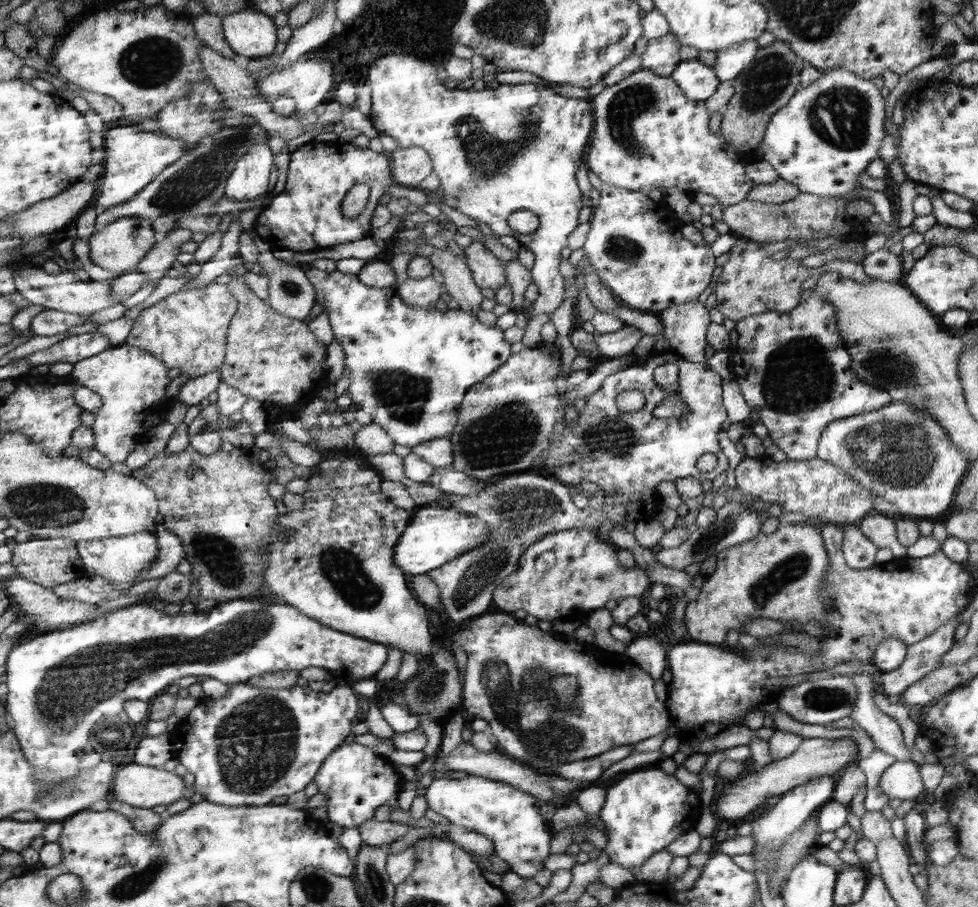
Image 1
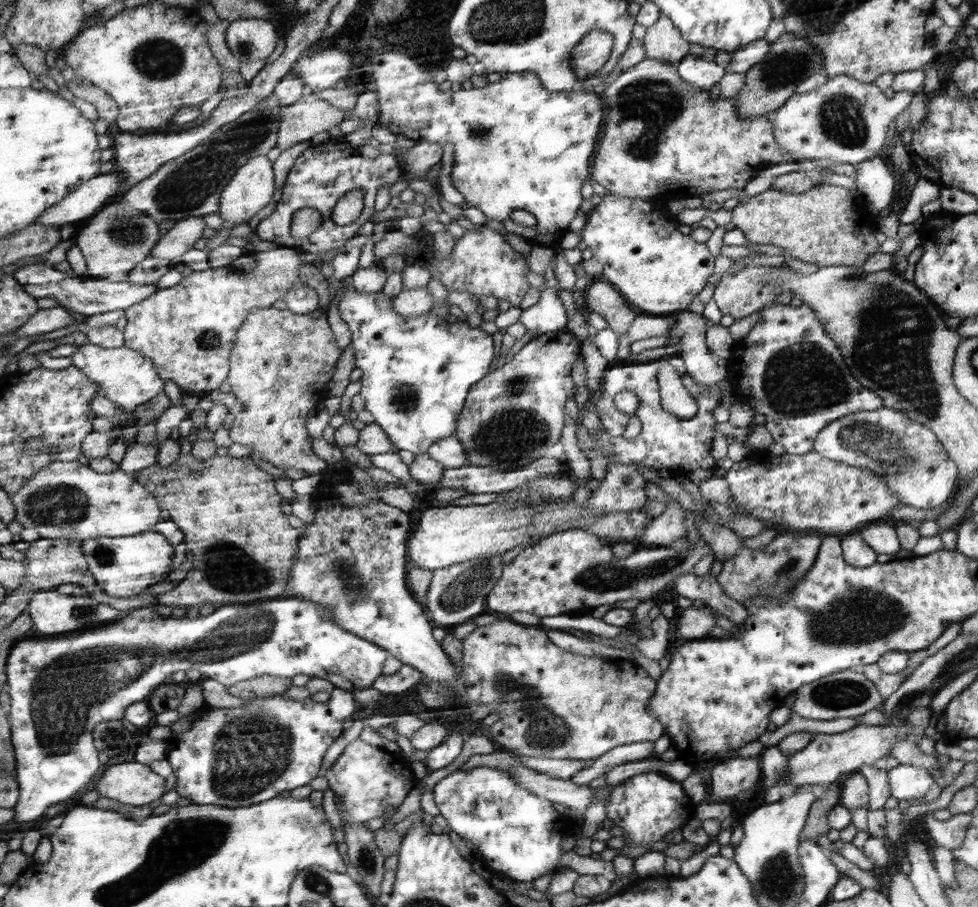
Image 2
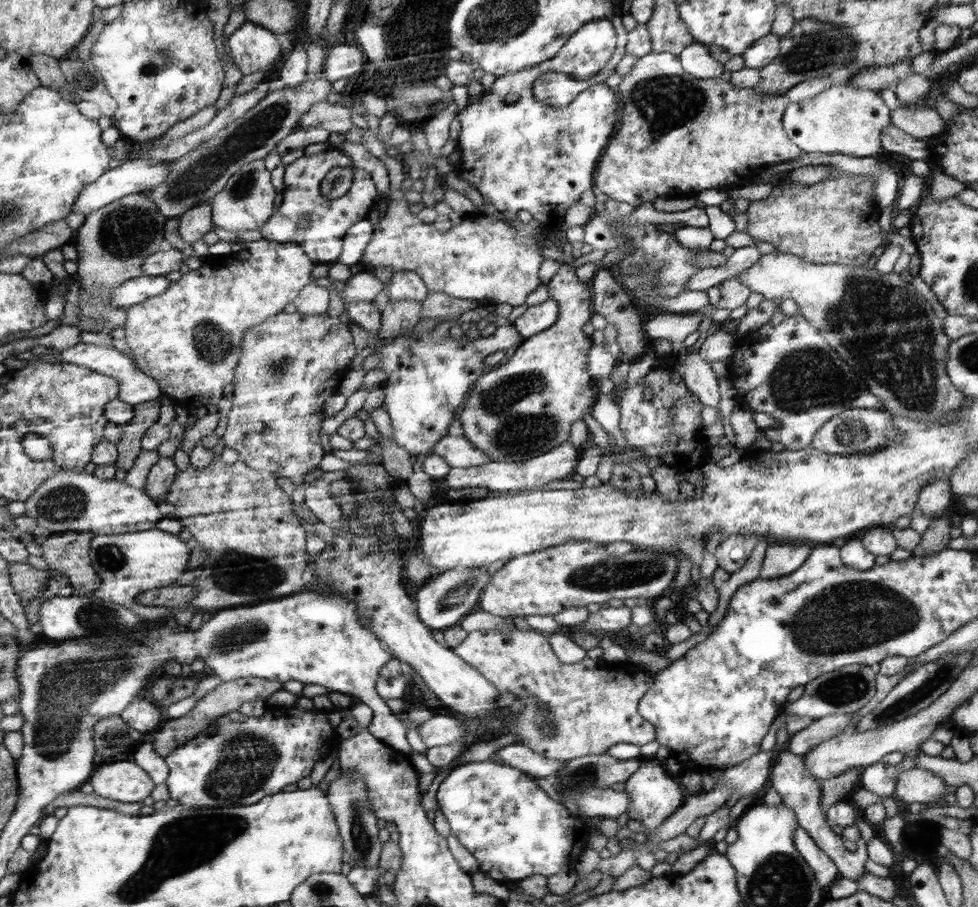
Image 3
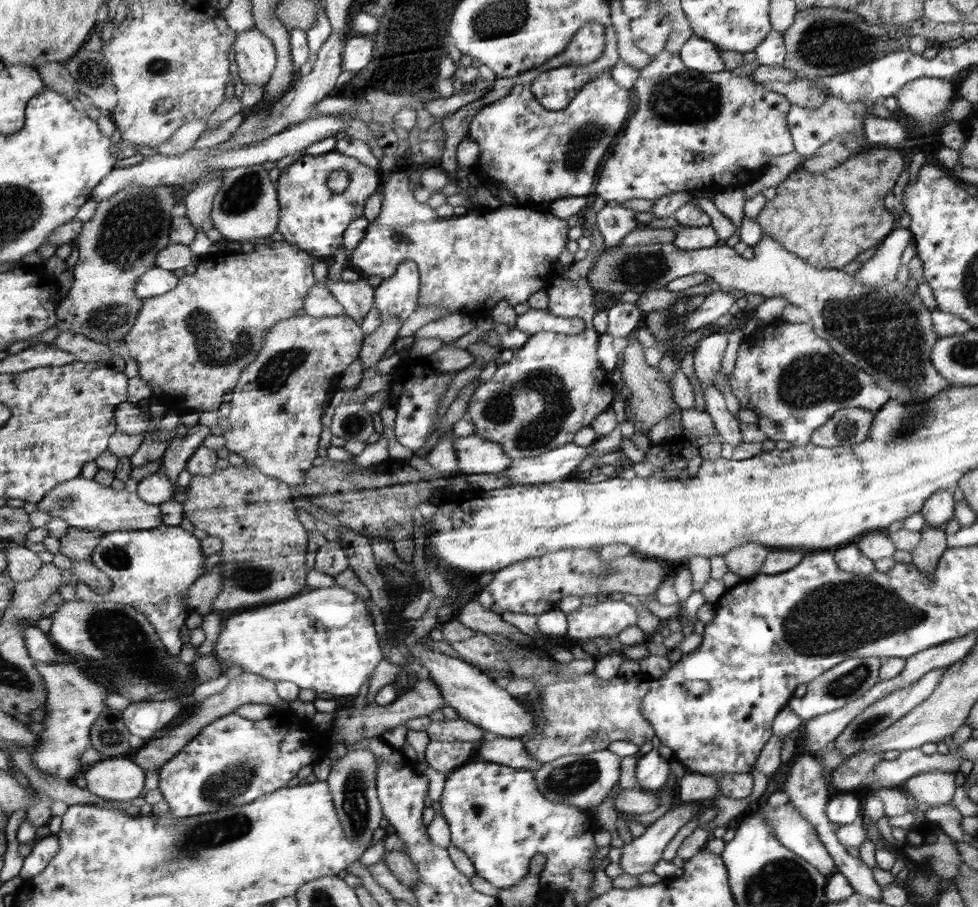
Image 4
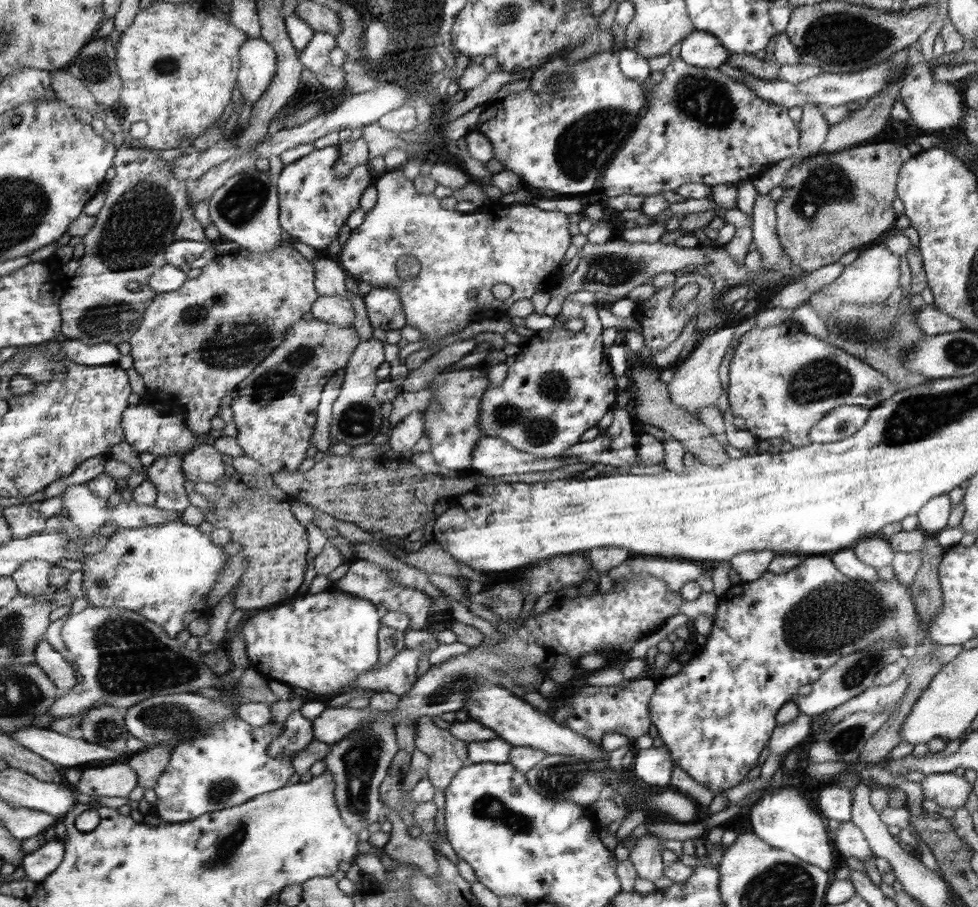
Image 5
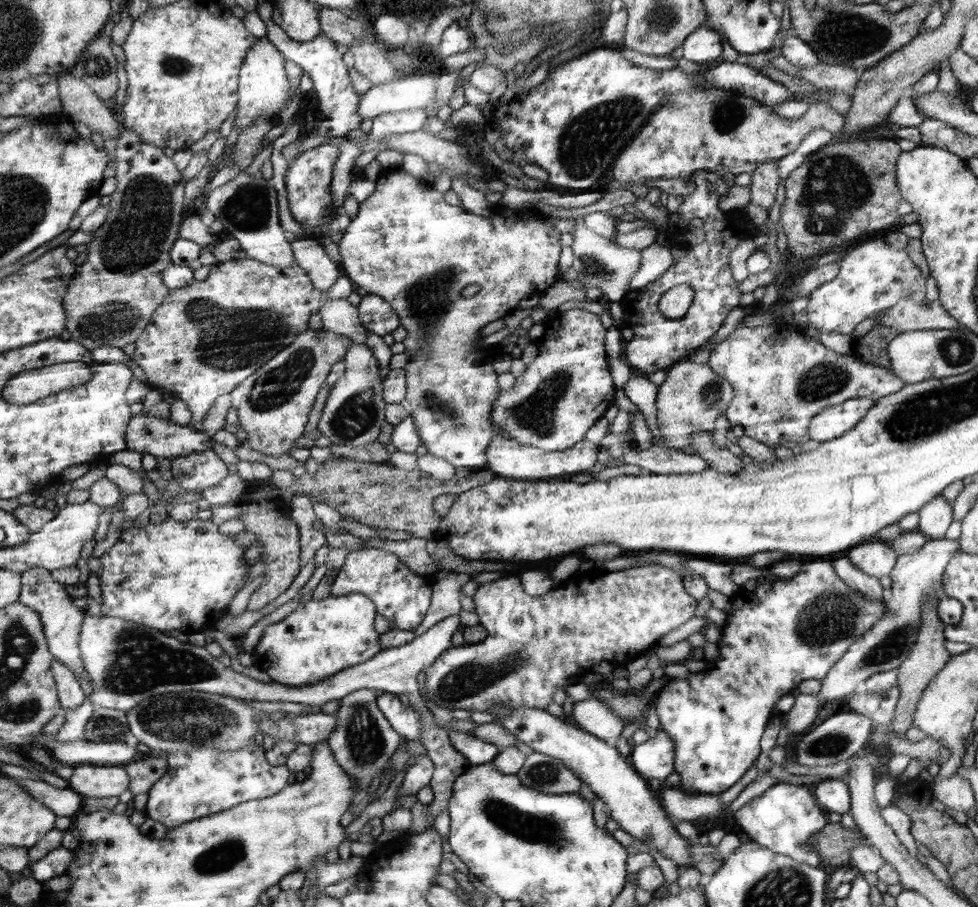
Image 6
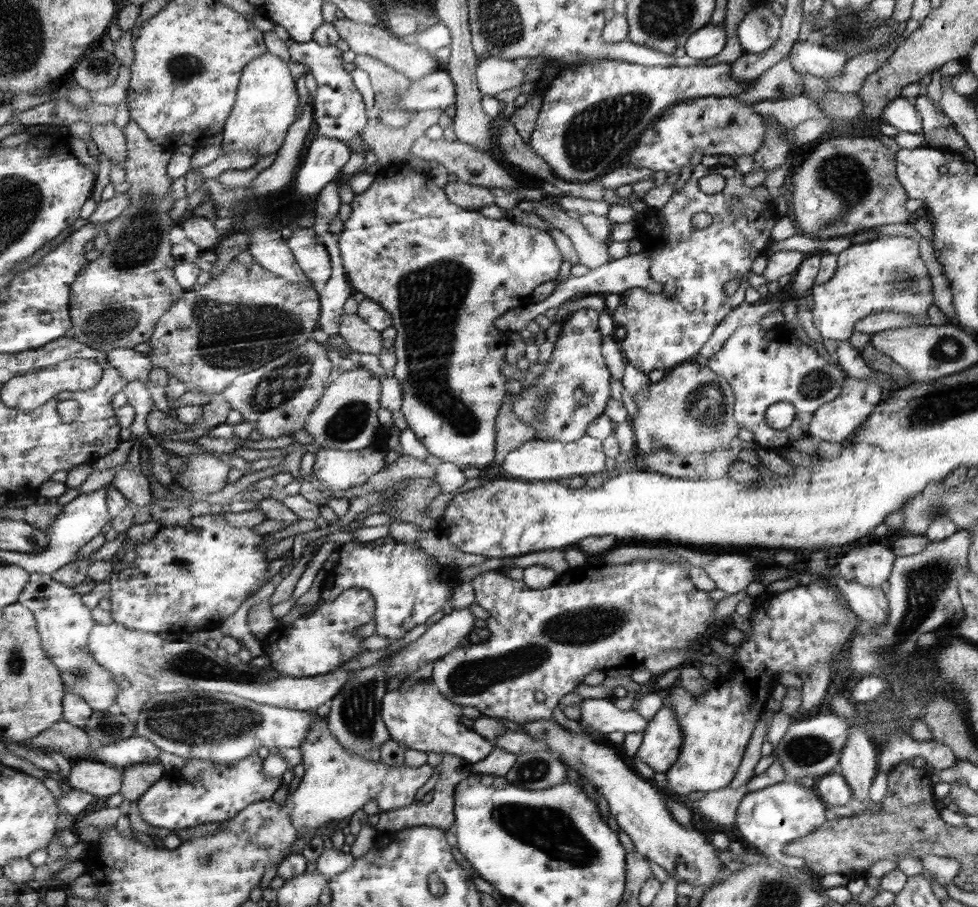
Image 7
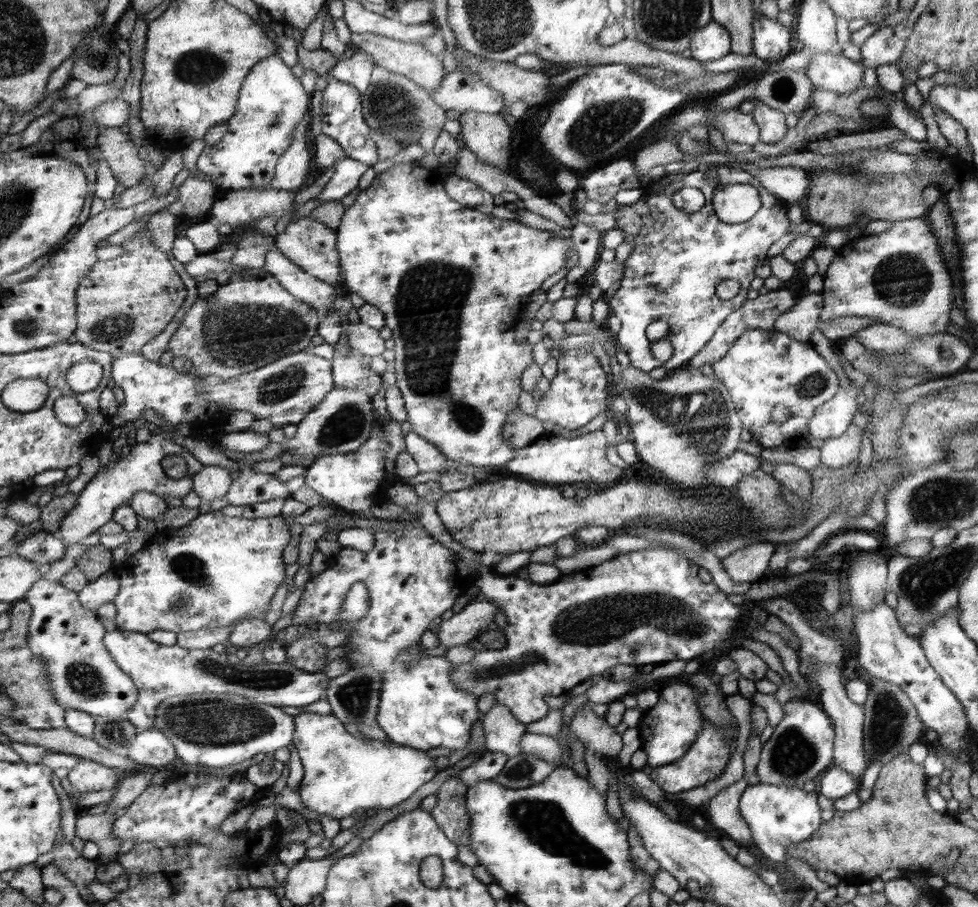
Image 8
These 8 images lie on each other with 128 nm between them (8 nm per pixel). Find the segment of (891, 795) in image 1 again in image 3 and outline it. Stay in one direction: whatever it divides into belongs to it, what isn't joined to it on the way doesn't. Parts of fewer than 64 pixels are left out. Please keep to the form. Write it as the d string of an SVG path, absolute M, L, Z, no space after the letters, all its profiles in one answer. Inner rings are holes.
M914 767L898 775L894 798L909 805L925 803L932 805L932 801L944 797L946 782L930 770Z

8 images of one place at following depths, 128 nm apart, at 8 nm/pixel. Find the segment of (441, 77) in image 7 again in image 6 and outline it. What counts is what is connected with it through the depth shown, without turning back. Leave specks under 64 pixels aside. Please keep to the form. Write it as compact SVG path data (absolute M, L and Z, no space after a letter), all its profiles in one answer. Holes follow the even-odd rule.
M439 72L406 74L392 82L384 82L361 94L358 103L359 115L376 119L390 112L413 111L422 113L433 101L439 87Z

